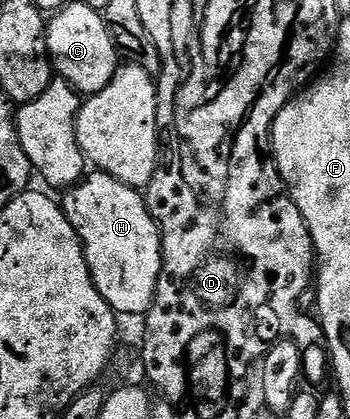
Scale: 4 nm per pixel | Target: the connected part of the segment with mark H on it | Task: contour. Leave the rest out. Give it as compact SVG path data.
M93 172L64 198L65 215L81 240L89 274L103 300L121 316L148 314L161 275L161 231L149 215L144 197L109 174Z

